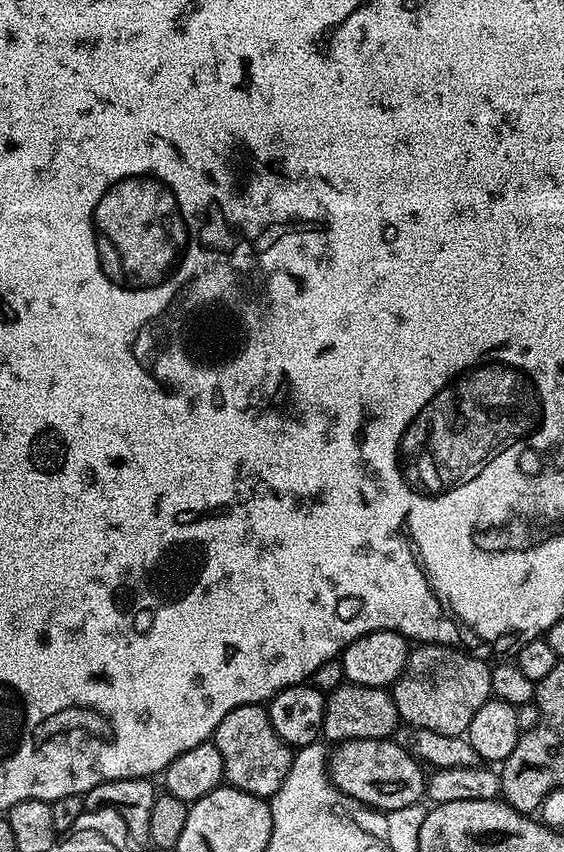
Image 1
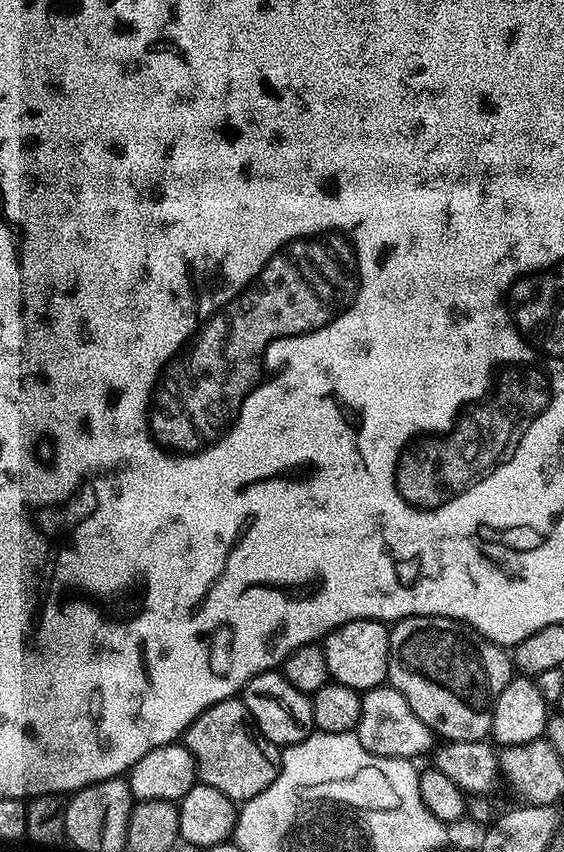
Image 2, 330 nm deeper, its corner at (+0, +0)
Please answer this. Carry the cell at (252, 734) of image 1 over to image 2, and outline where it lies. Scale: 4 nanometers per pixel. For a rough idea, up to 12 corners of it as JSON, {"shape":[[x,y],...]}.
{"shape":[[240,698],[198,714],[182,743],[197,781],[233,802],[262,794],[281,749]]}

